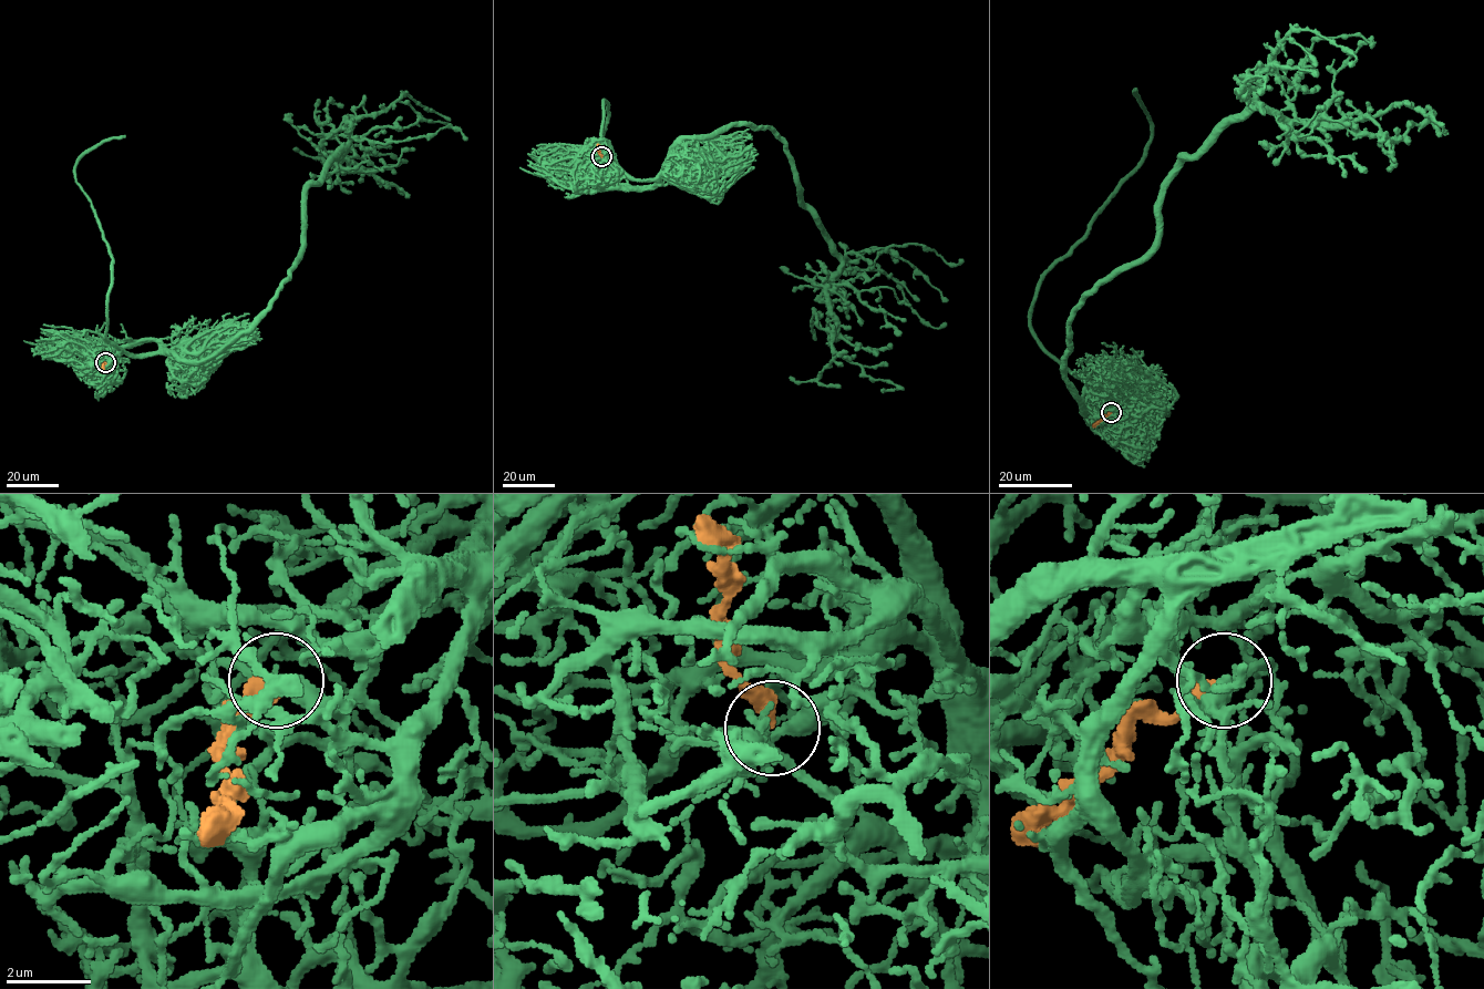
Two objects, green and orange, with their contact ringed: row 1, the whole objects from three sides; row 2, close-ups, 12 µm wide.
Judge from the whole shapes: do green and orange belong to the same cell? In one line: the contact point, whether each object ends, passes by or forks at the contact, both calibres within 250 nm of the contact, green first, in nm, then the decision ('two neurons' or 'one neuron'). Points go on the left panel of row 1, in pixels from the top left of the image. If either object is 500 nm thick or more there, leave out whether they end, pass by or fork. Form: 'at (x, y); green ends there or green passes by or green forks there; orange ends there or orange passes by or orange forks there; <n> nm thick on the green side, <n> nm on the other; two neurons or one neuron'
at (105, 362); green passes by; orange ends there; 340 nm thick on the green side, 380 nm on the other; two neurons

